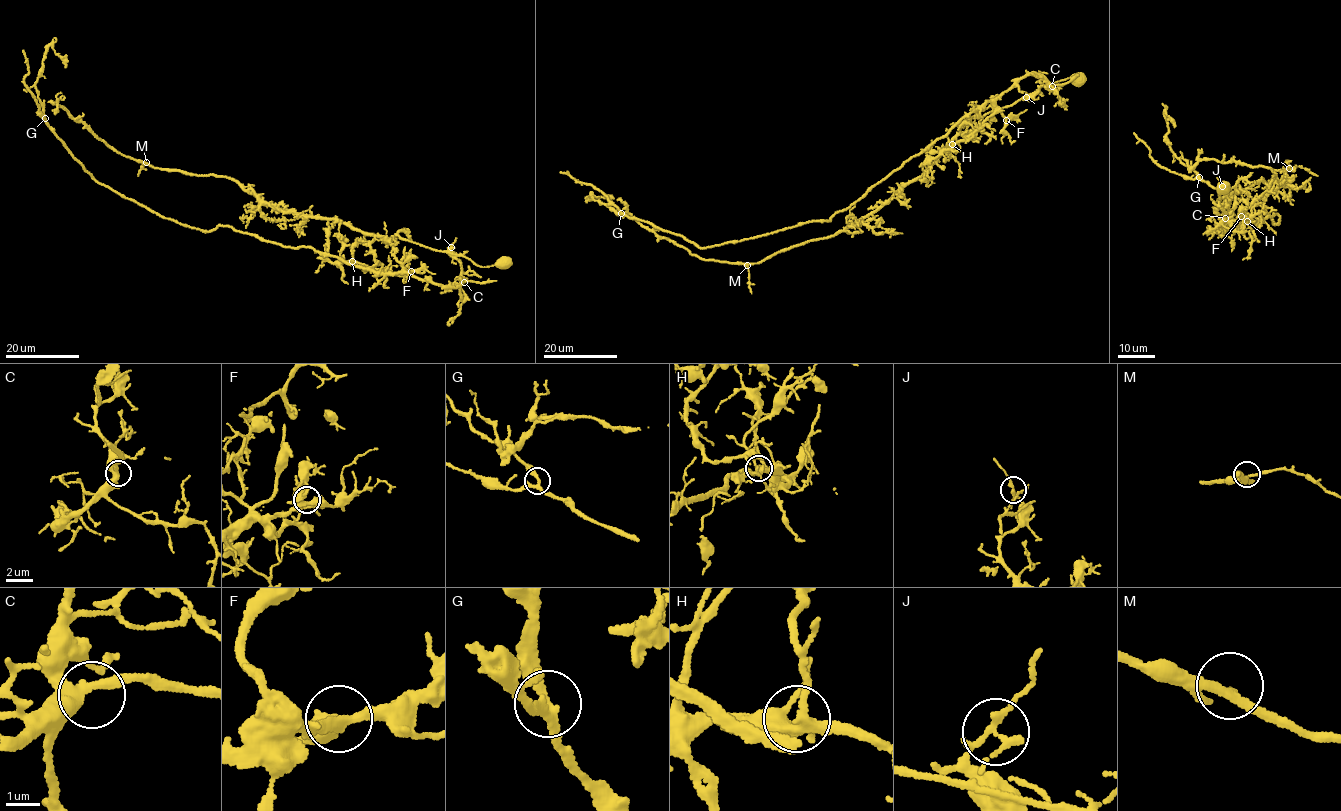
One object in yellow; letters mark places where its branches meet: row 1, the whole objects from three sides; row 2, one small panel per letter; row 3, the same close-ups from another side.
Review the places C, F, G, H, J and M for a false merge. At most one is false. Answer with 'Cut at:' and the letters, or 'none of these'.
Cut at: J

